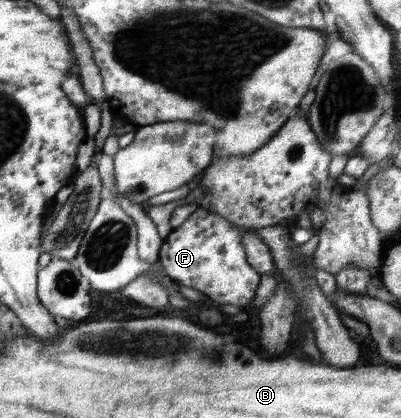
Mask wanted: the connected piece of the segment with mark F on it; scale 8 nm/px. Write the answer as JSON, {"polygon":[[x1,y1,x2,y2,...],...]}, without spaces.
{"polygon":[[199,208,161,243,158,263,165,274,180,284,199,290,219,304,235,304,247,309,260,285,260,276,247,262,240,230,225,217]]}

